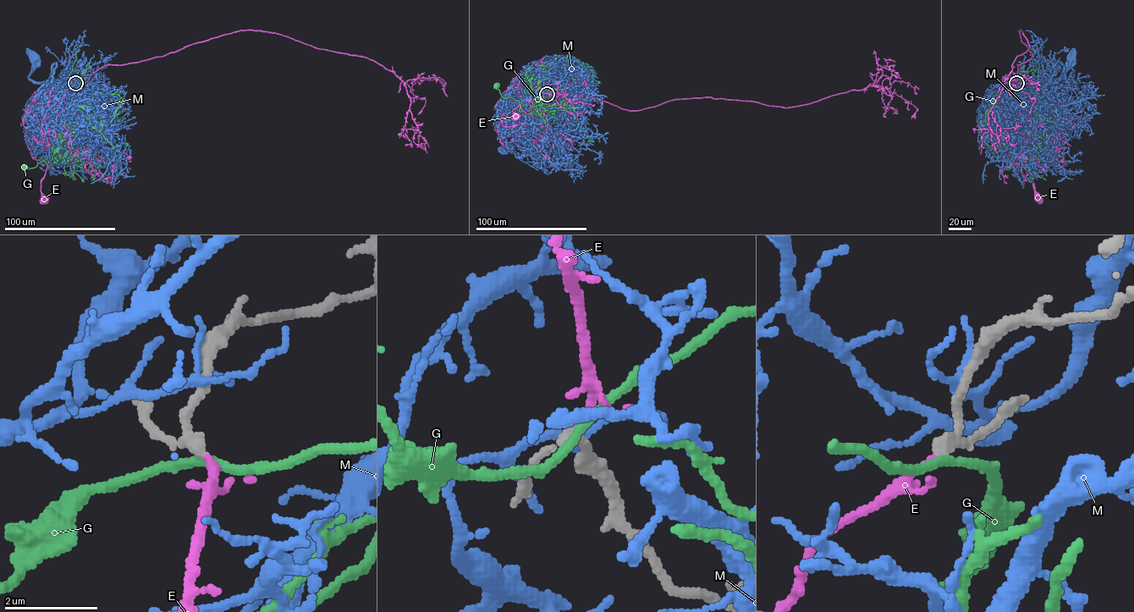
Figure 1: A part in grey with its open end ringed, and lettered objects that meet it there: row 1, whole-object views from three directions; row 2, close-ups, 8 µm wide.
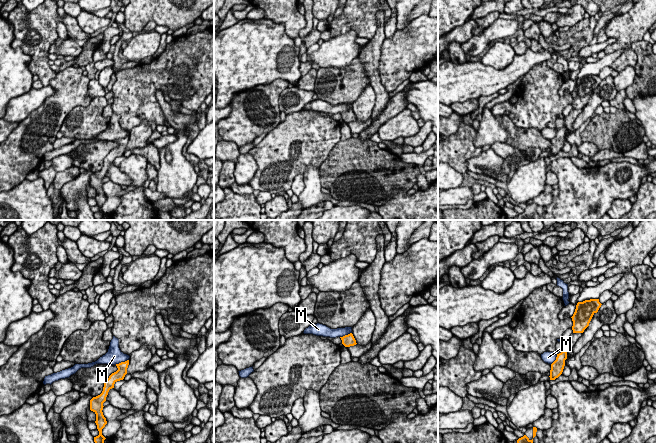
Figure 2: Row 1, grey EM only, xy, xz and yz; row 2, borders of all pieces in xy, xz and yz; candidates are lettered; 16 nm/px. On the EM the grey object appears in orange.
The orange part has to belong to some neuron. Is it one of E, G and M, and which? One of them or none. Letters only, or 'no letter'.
E

